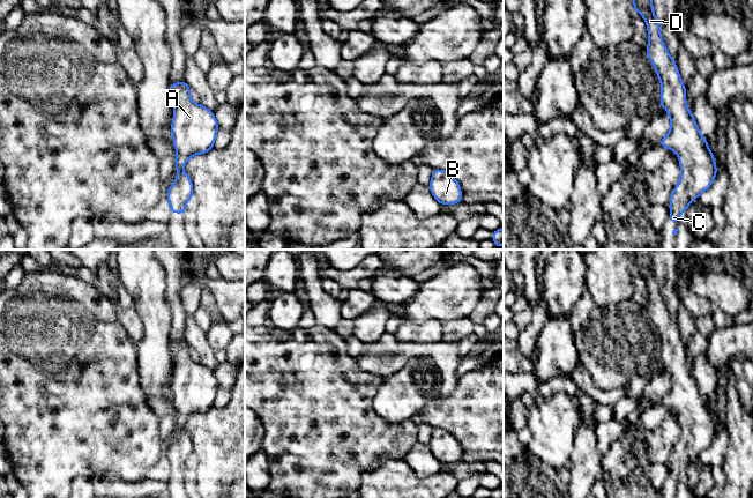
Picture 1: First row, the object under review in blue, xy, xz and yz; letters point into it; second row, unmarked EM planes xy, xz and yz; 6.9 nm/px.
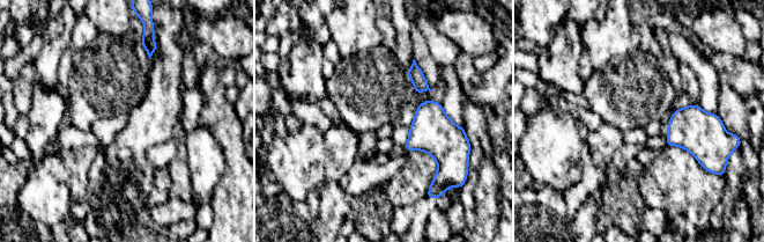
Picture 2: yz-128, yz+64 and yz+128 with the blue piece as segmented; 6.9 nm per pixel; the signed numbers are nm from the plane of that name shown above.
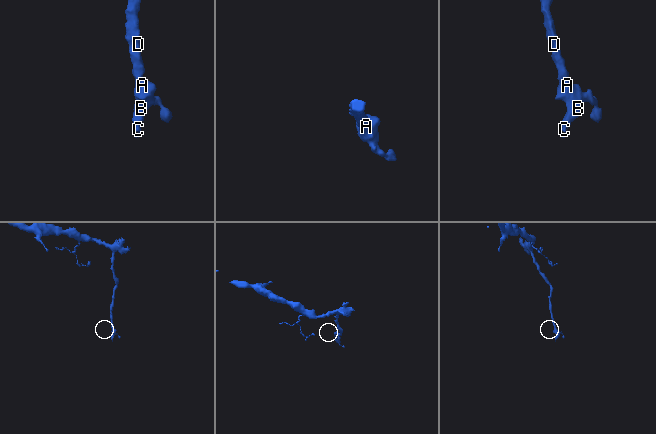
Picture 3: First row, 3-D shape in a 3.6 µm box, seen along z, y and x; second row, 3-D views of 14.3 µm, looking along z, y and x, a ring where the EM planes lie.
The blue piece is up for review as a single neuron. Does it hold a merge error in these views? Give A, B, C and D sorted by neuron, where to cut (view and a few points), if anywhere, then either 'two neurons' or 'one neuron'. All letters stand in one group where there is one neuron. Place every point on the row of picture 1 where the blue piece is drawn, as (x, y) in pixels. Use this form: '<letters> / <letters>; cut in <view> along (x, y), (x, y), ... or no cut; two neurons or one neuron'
A B C D; no cut; one neuron

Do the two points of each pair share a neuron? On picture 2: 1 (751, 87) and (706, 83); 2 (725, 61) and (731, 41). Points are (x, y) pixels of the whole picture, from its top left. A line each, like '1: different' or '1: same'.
1: different
2: different

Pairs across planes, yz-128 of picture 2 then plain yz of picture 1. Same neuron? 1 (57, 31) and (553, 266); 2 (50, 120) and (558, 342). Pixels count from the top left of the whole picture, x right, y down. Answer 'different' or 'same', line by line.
1: same
2: same

